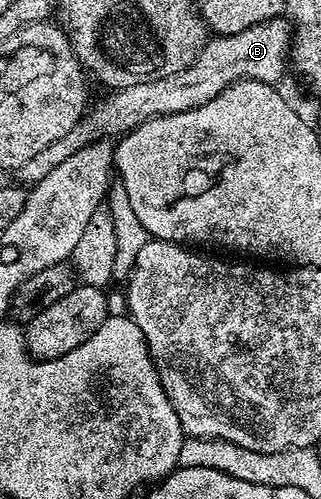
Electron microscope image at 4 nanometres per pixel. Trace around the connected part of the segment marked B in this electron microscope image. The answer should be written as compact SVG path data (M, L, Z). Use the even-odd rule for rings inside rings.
M273 17L262 23L248 25L238 32L211 36L190 67L149 83L138 83L109 92L62 139L56 139L43 151L16 171L17 180L25 186L40 182L63 160L96 141L121 136L136 129L150 118L194 110L214 99L236 81L251 80L279 84L288 69L293 28L287 18Z

